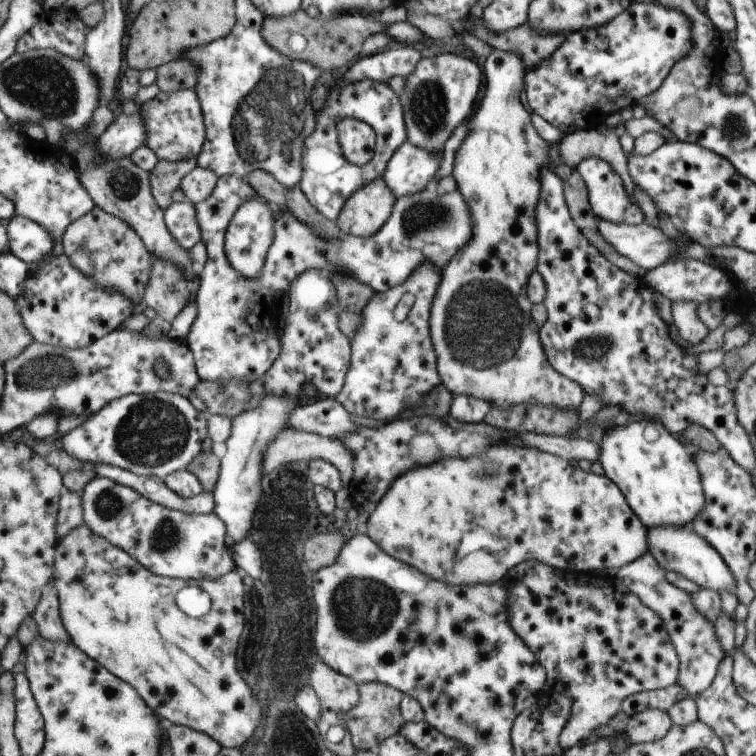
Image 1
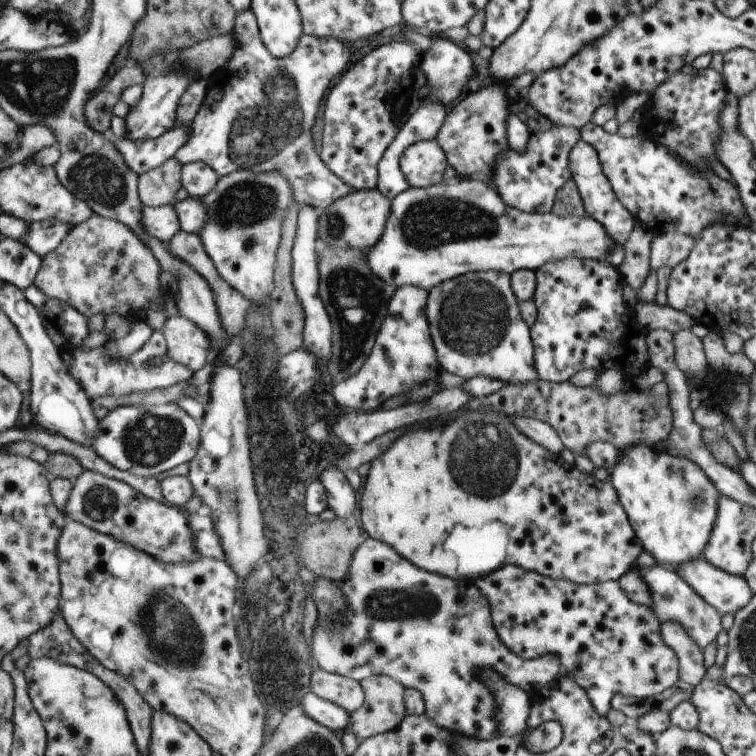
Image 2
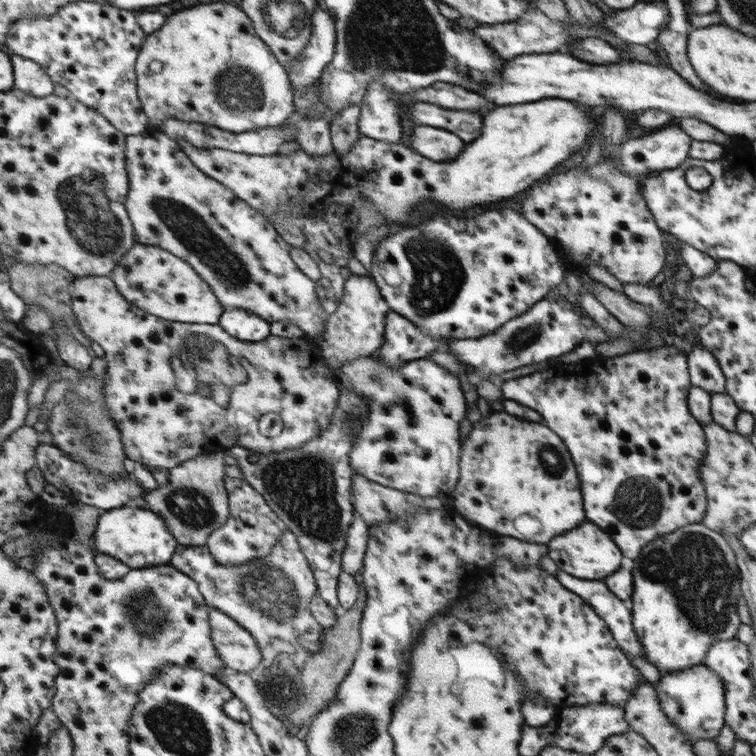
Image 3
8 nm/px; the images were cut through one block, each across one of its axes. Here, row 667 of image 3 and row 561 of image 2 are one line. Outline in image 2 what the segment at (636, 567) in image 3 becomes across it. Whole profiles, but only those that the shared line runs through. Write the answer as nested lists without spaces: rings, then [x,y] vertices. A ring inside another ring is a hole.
[[[633,444],[621,449],[621,456],[608,475],[611,486],[615,486],[614,490],[619,490],[619,502],[623,502],[623,506],[627,506],[627,514],[631,514],[631,526],[635,526],[639,542],[643,542],[643,550],[653,557],[657,565],[674,570],[683,562],[694,561],[702,556],[717,514],[719,492],[696,463],[667,454],[655,445]]]

